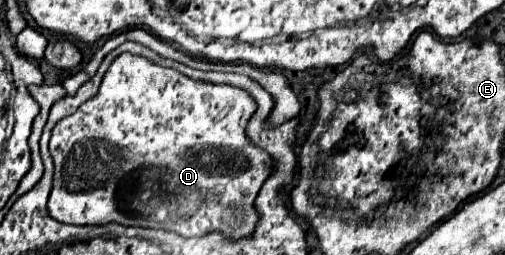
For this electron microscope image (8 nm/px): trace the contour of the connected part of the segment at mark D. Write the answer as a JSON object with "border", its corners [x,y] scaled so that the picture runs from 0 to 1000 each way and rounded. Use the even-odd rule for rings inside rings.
{"border":[[[234,220],[214,267],[194,369],[147,447],[123,463],[103,510],[99,604],[111,667],[95,784],[99,847],[131,878],[234,871],[246,886],[321,894],[356,925],[404,925],[424,902],[455,933],[499,918],[507,886],[503,776],[543,643],[523,588],[487,549],[483,502],[503,431],[507,400],[475,345],[392,322],[281,220]],[[257,494],[277,494],[281,533]]]}

